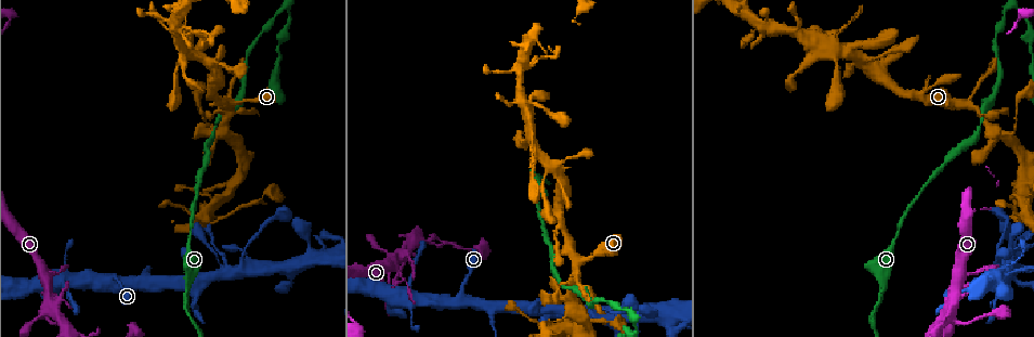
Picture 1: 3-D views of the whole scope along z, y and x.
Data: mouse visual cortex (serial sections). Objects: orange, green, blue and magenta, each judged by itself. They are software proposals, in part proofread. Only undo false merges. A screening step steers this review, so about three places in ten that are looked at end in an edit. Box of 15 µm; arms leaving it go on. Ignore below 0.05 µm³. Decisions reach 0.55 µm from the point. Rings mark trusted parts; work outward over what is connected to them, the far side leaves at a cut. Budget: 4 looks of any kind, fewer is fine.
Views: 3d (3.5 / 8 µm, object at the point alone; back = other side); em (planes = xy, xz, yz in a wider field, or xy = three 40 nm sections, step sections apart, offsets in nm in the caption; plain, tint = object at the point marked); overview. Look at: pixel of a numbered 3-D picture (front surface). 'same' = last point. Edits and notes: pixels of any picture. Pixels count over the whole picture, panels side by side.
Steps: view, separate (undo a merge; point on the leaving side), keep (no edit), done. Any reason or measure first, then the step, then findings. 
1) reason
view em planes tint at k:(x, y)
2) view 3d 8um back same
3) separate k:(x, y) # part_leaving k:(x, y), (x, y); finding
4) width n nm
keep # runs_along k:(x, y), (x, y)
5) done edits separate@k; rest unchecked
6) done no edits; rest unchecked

four-way junction
view 3d 3.5um at 1:(1023, 180)

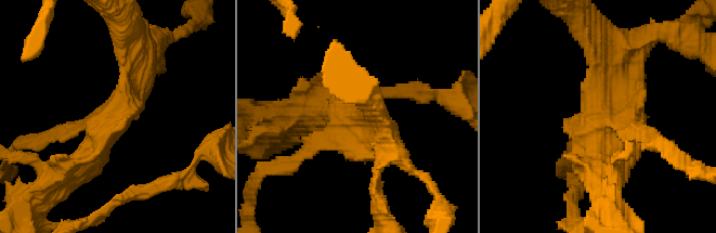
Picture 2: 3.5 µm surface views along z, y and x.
view em xy step 2 tint at 2:(359, 115)

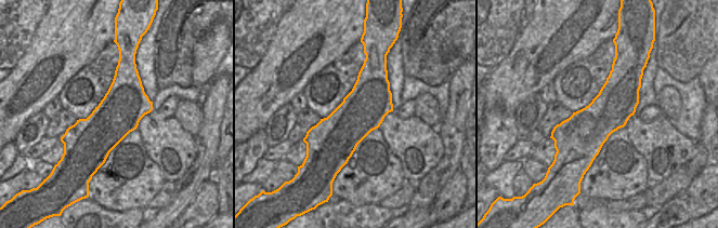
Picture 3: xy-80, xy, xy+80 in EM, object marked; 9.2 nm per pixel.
width 420 nm
keep # runs_along 2:(617, 61), (621, 94), (564, 131); continuous, no second cell

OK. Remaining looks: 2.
view 3d 3.5um back at 1:(218, 221)

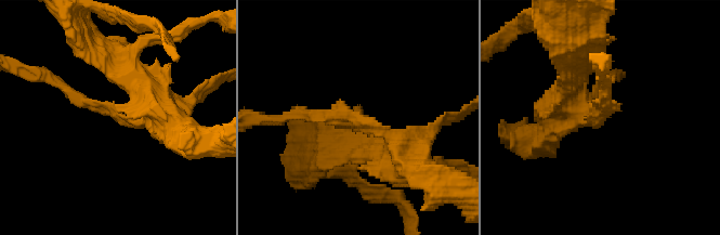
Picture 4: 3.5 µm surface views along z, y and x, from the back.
arm_widths 150, 450 nm
keep # runs_along 4:(392, 155), (349, 113), (299, 113); one cell here

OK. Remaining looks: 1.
done no edits; rest unchecked

